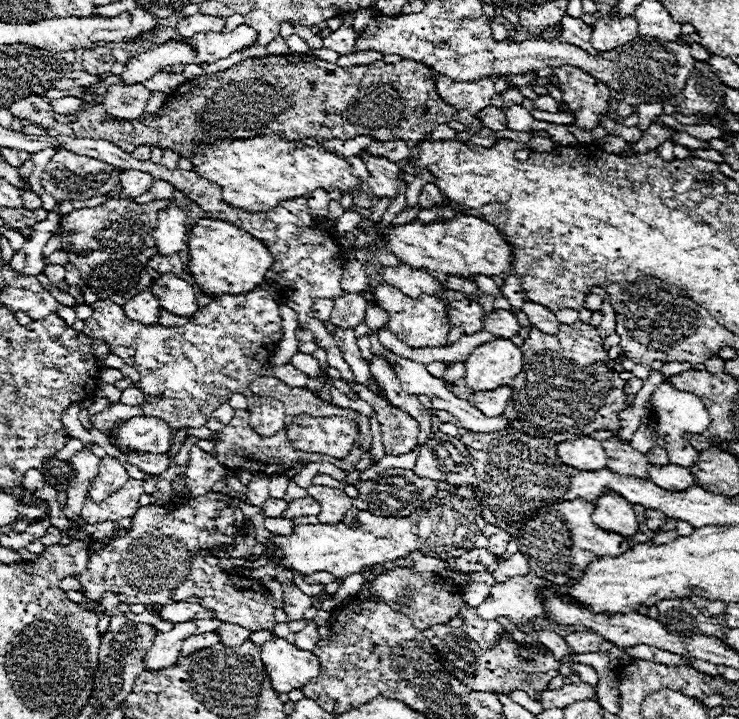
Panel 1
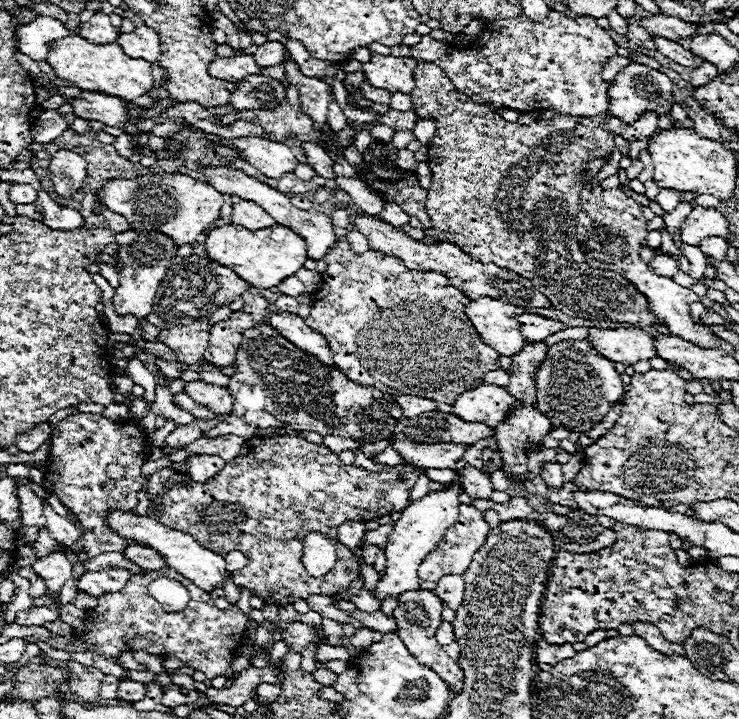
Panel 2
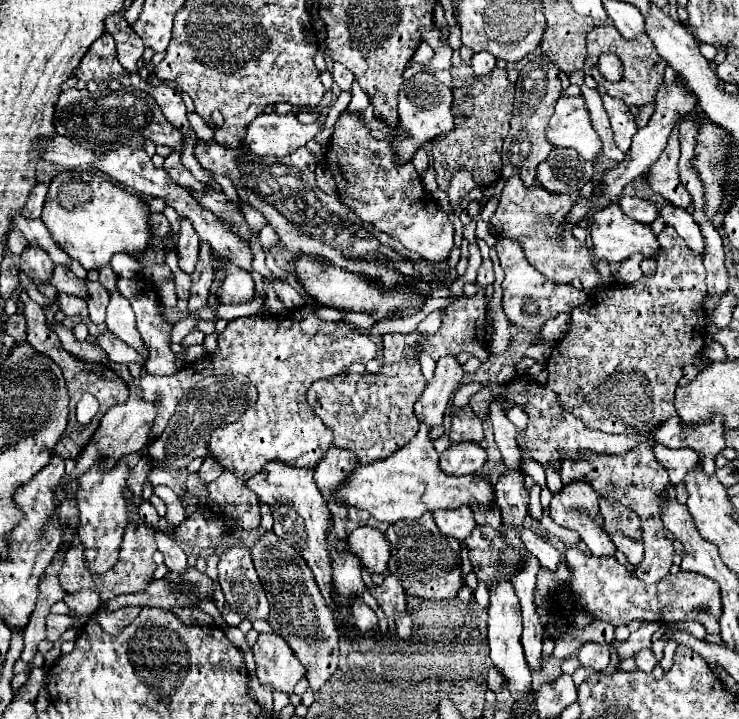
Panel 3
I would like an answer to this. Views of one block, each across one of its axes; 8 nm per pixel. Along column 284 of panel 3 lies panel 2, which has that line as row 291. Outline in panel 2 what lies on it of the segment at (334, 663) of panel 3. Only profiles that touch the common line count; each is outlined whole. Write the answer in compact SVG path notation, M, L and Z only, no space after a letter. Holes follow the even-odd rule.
M420 62L414 70L414 80L416 80L416 90L412 92L412 104L414 104L414 112L420 118L432 118L436 122L436 134L430 142L430 150L428 150L428 166L432 170L432 184L428 190L428 200L426 200L426 214L432 220L432 228L426 230L426 238L422 242L426 244L440 244L440 242L454 242L458 244L462 250L468 250L474 258L480 258L482 262L496 262L496 266L504 266L508 270L516 270L516 274L536 282L536 288L552 302L552 306L556 310L562 310L568 316L576 316L576 318L586 318L586 320L612 320L612 322L630 322L634 326L652 326L652 324L660 324L666 326L664 320L656 318L656 314L648 308L648 298L624 276L616 274L616 272L602 272L602 270L594 270L584 262L584 254L576 242L576 230L574 230L574 220L576 220L576 210L580 208L580 190L582 190L582 168L584 168L584 158L590 156L600 156L606 152L612 152L614 148L614 134L608 132L604 128L606 120L612 118L610 112L606 114L598 114L598 116L570 116L570 114L554 114L552 120L536 120L532 124L516 124L516 122L506 122L502 120L496 112L492 112L486 104L478 104L472 98L468 98L466 94L458 92L452 82L448 80L448 76L444 74L444 70L436 64L430 62Z

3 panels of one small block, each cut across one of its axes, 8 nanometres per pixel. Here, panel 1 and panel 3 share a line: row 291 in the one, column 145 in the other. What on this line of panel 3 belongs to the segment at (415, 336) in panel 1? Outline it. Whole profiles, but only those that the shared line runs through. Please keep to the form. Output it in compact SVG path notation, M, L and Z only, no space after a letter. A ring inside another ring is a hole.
M300 308L286 318L274 318L270 314L262 318L236 318L218 334L216 354L208 354L204 360L172 376L144 374L140 378L142 398L160 402L150 438L160 436L184 392L194 388L198 380L206 376L246 376L258 392L256 402L240 420L216 428L206 448L224 468L242 478L252 478L266 462L276 458L292 466L316 466L332 446L332 432L310 410L304 400L306 390L312 382L340 374L348 364L368 362L374 356L376 344L366 332L352 328L344 320L320 320L308 308Z

